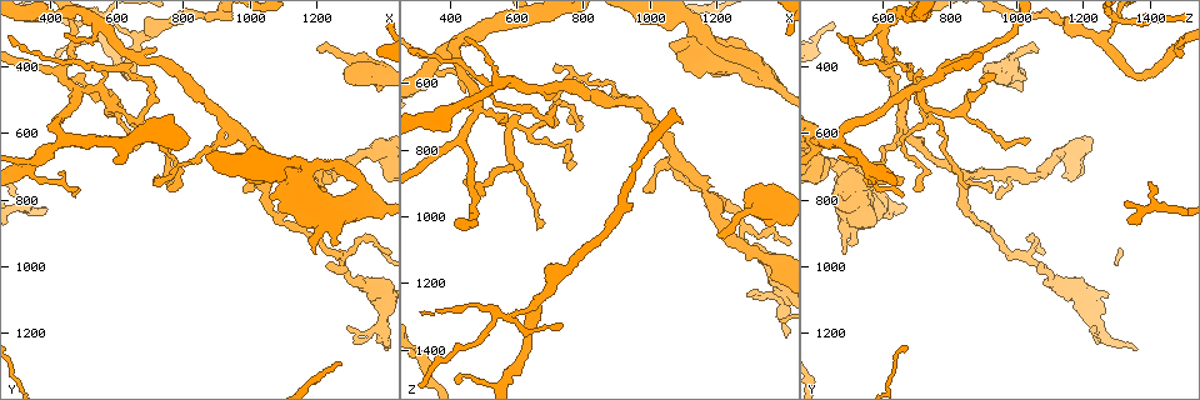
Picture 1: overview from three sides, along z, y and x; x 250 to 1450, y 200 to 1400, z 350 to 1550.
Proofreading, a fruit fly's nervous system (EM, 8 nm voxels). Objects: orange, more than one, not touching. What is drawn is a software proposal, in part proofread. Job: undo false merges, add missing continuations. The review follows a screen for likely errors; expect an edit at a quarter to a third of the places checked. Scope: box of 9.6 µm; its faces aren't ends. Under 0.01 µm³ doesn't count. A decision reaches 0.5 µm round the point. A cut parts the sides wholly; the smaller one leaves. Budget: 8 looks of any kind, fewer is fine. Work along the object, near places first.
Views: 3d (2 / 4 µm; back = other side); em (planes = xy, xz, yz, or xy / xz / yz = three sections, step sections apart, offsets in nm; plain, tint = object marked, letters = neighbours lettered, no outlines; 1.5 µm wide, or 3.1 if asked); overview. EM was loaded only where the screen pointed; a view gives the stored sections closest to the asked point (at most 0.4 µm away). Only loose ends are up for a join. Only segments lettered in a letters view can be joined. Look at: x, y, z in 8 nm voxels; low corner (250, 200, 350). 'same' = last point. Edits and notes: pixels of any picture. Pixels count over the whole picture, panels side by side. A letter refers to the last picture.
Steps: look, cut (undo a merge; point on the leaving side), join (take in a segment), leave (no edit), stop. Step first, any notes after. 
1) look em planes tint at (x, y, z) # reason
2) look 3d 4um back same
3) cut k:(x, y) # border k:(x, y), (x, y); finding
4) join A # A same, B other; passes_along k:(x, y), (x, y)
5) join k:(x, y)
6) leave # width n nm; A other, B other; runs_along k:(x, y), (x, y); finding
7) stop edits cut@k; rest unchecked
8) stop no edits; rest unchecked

look 3d 4um at (1200, 350, 1060)

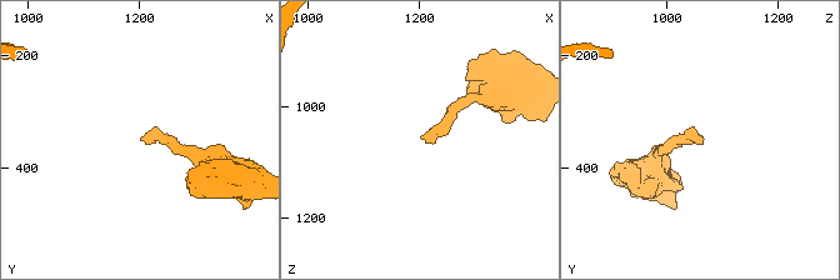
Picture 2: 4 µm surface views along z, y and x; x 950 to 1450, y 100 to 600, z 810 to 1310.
look em yz step 8 letters at (1205, 345, 1050)

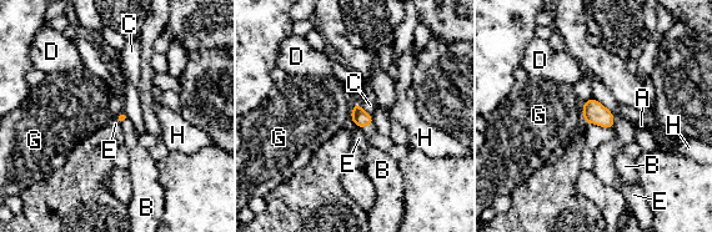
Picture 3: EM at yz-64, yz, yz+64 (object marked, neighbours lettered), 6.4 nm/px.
join B # A other, B same, C other, D other, E other, G other, H other; passes_along 3:(359, 116), (367, 125), (377, 162); it goes on there

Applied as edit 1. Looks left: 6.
look 3d 4um at (1270, 940, 490) # branch stops here

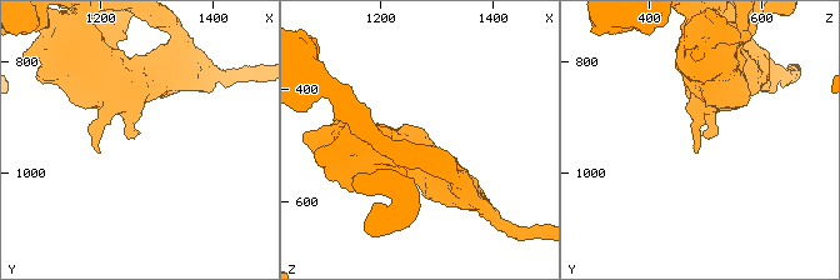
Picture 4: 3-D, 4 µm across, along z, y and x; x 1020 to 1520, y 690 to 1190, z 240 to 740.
look em 3.1um planes letters at (1265, 940, 500) # shape alone is not enough

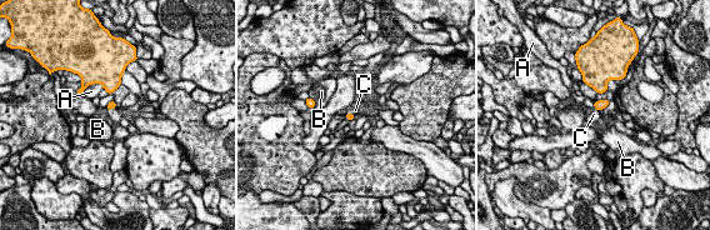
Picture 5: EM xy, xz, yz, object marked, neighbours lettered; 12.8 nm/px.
join C # A other, B other, C same; it goes on there

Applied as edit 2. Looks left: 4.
look em xz step 8 letters at (1300, 1180, 1230) # thin end

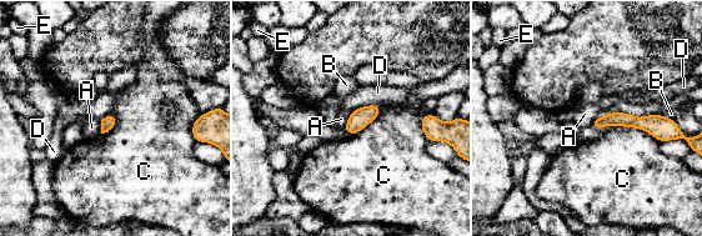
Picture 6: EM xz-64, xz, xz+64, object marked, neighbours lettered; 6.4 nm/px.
leave # A other, B other, C other, D other, E other; no lettered segment goes on from it

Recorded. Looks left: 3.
stop edits join@3, join@5; rest unchecked

